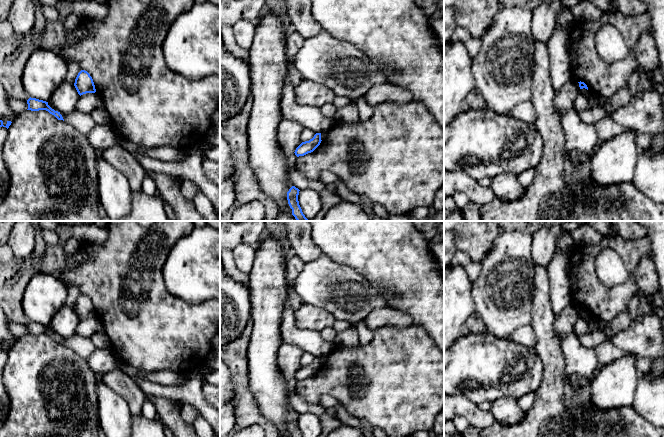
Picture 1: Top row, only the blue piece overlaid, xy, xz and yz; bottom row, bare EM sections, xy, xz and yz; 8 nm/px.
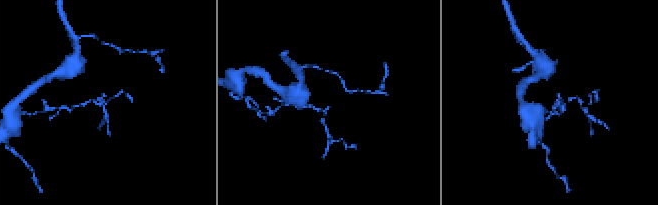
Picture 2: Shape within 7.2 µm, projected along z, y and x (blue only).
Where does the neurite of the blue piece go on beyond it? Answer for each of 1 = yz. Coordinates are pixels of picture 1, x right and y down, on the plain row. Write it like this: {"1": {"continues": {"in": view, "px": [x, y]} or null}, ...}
{"1": {"continues": null}}

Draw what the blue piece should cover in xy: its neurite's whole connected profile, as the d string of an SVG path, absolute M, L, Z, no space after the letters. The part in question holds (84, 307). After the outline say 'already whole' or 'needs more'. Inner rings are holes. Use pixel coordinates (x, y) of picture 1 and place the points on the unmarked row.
M81 294L78 297L78 299L75 303L74 310L80 320L83 318L86 318L86 317L95 317L96 316L93 303L90 300L90 298L85 294Z; already whole

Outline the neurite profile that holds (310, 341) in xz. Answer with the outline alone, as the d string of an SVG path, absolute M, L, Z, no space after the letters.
M289 305L284 307L282 313L281 338L283 343L297 345L315 357L325 357L336 347L334 341L325 341L319 331L299 328L296 325L294 311Z

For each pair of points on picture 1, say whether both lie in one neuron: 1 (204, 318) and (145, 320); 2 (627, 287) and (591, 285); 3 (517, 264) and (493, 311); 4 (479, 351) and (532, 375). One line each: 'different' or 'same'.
1: same
2: same
3: same
4: same

